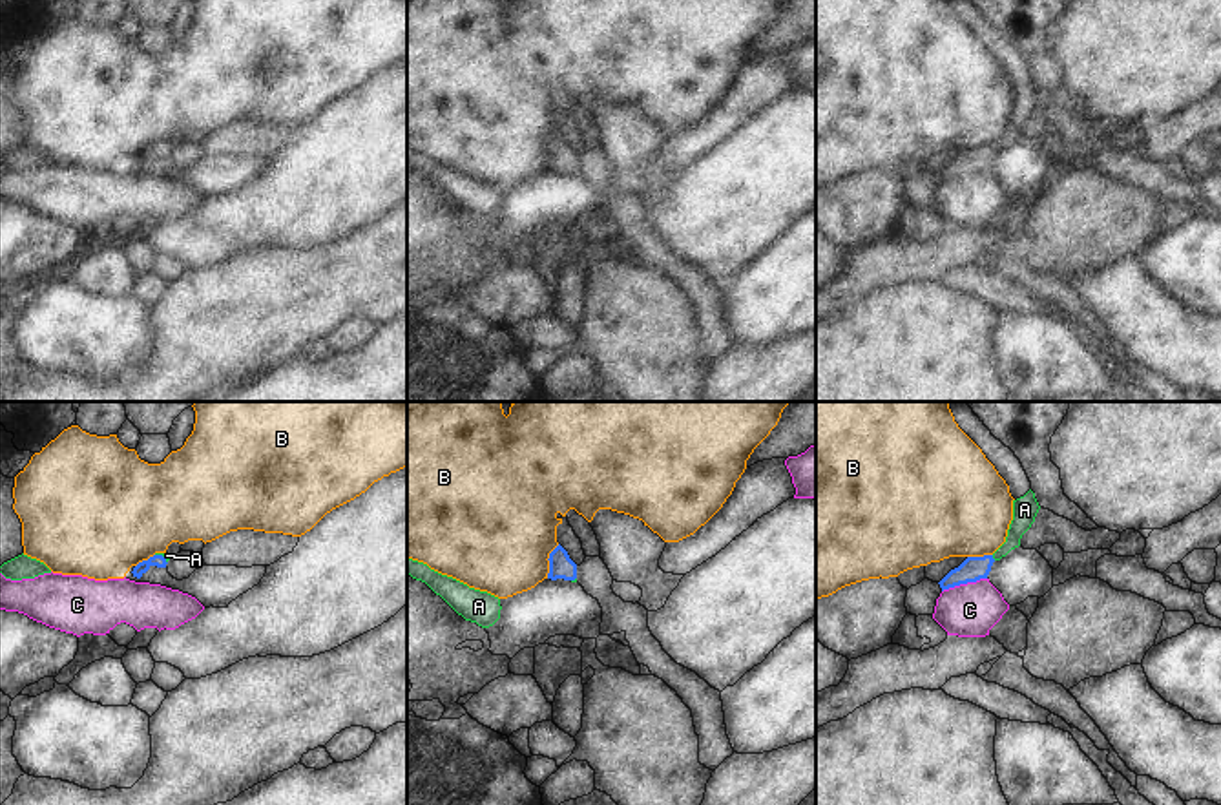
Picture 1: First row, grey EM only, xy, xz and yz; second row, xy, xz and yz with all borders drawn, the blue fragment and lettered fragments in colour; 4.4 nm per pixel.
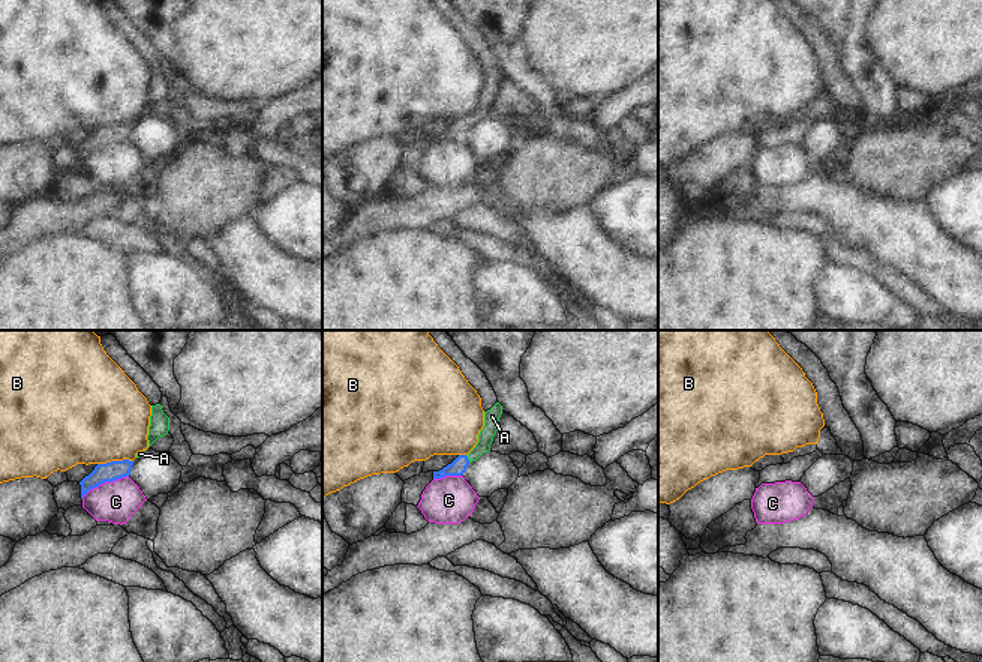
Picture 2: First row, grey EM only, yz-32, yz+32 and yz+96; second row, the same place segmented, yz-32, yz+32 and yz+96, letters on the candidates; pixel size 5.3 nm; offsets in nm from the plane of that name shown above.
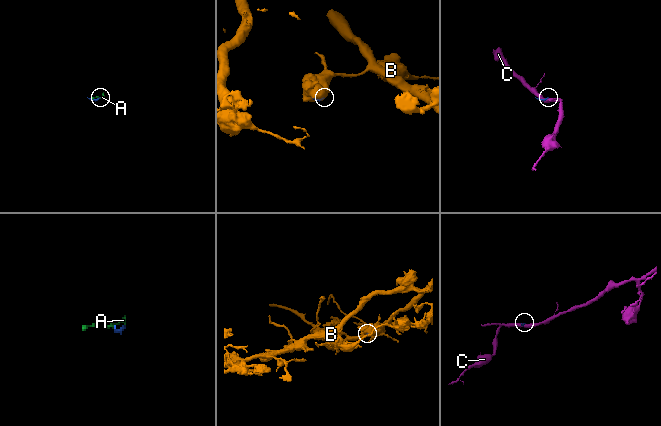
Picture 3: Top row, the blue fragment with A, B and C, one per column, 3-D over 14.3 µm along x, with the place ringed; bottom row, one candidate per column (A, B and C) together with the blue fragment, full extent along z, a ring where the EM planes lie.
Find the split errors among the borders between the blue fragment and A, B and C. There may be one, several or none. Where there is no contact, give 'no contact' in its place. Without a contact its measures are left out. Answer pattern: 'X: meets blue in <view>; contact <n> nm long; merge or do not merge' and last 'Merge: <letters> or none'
A: meets blue in yz; contact 30 nm long; merge
B: meets blue in xz; contact 160 nm long; do not merge
C: meets blue in yz; contact 220 nm long; do not merge
Merge: A

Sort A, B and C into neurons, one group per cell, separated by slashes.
A / B / C

